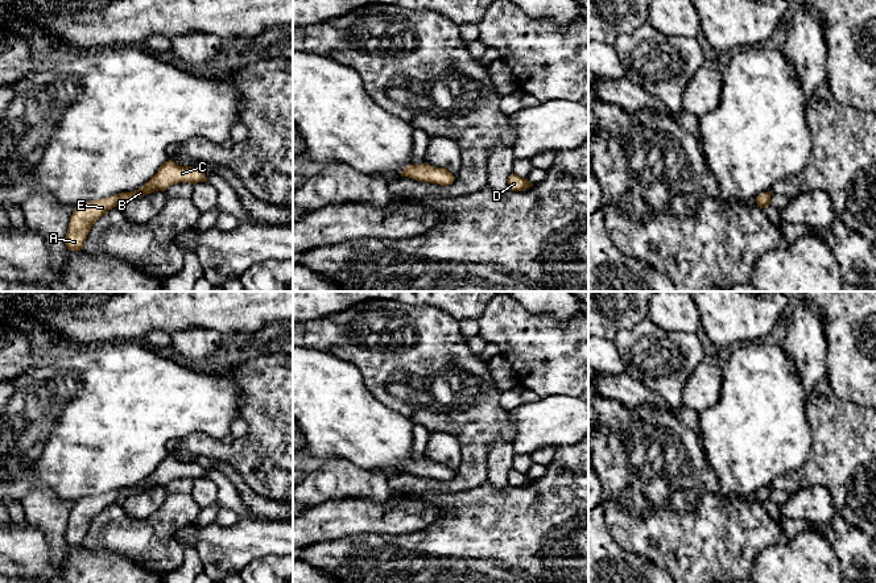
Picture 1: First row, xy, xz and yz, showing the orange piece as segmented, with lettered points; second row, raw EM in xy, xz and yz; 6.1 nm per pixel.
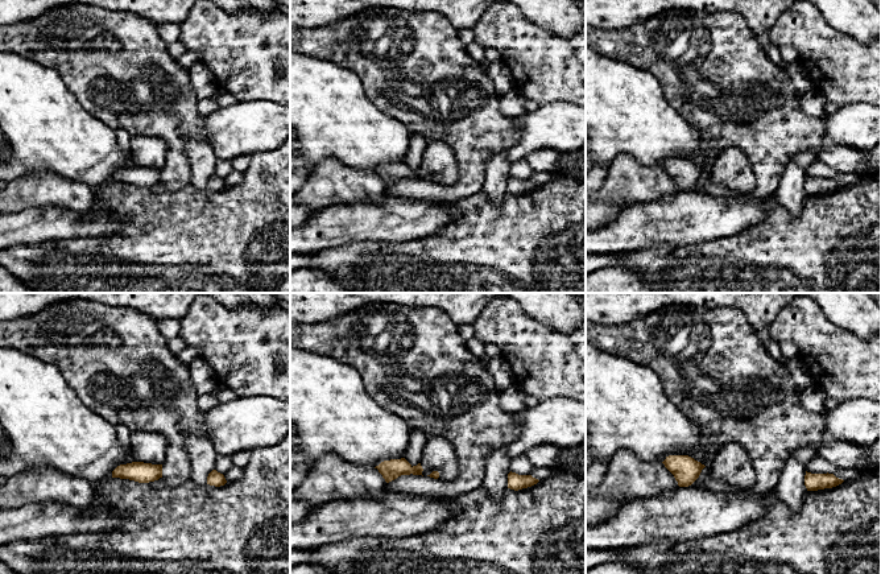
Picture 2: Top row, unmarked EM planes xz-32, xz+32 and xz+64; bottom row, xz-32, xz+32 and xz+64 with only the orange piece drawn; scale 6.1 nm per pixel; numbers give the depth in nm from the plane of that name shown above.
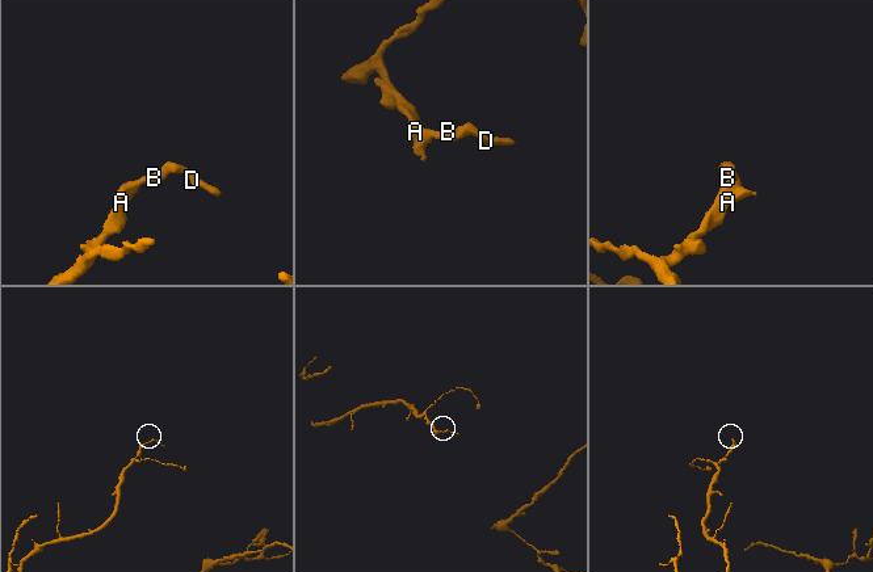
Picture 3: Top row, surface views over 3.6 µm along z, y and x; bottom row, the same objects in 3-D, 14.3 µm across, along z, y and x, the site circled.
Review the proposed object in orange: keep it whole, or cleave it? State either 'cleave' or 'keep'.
keep

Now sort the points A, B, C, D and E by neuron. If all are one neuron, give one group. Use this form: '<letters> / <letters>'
A B C D E

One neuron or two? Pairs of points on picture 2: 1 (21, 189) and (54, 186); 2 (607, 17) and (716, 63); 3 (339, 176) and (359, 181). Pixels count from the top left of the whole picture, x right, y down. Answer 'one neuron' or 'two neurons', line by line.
1: one neuron
2: two neurons
3: one neuron

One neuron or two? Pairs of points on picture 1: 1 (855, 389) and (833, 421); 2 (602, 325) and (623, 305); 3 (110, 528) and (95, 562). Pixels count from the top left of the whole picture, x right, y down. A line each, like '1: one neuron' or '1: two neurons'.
1: two neurons
2: one neuron
3: two neurons

